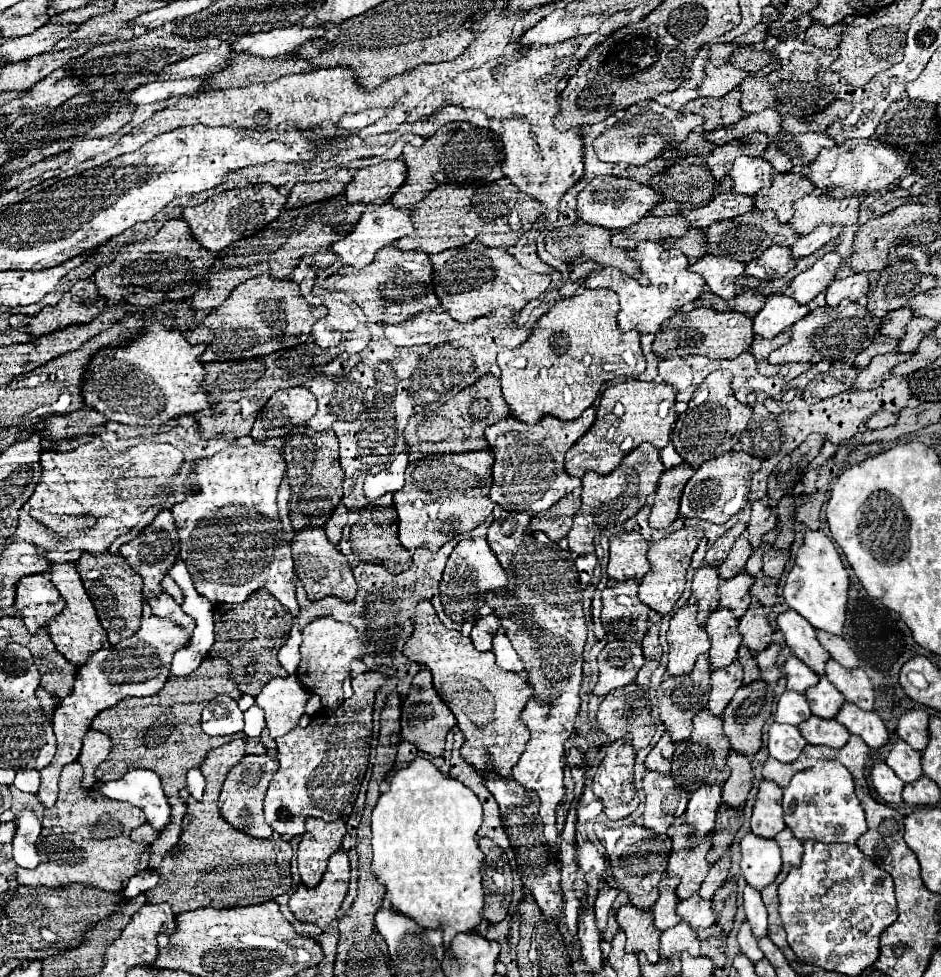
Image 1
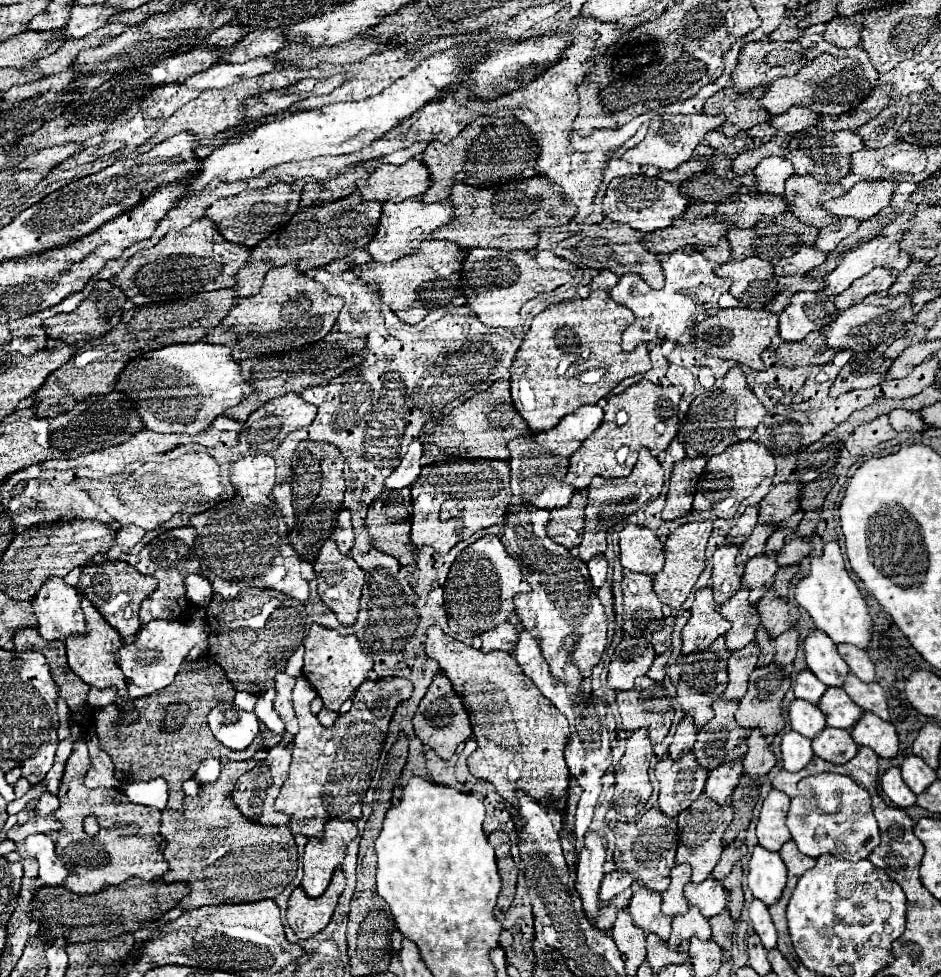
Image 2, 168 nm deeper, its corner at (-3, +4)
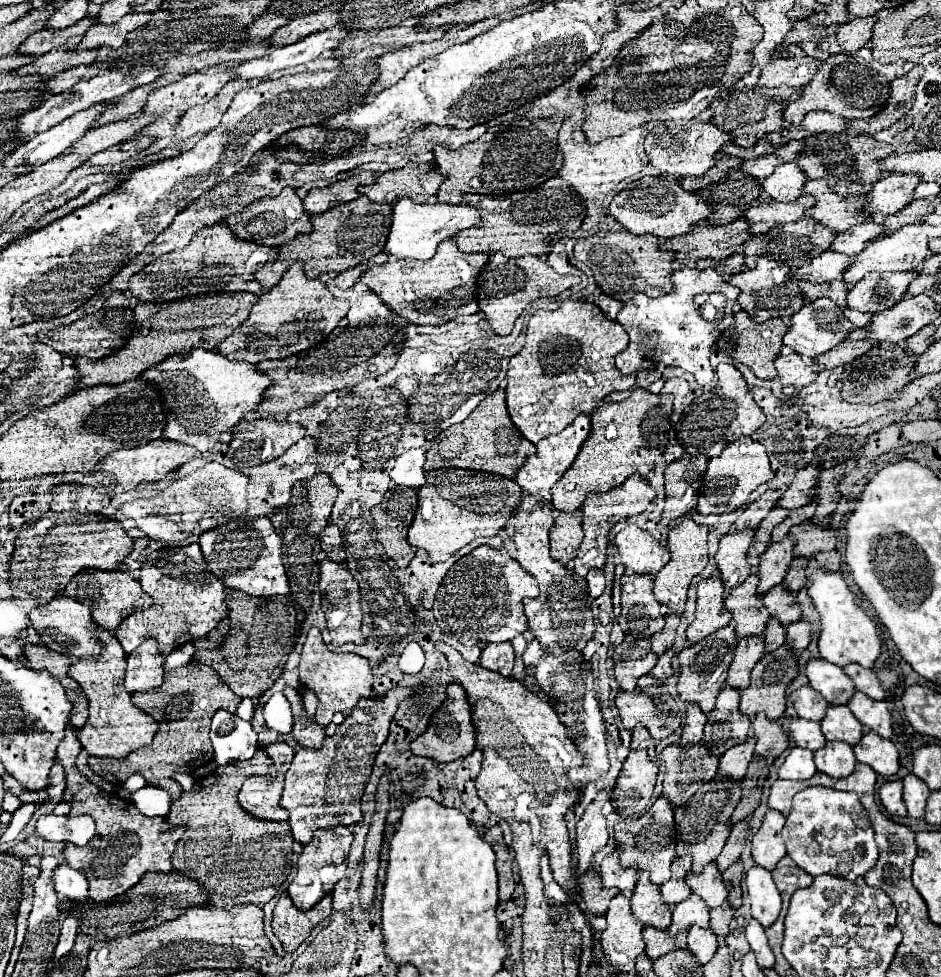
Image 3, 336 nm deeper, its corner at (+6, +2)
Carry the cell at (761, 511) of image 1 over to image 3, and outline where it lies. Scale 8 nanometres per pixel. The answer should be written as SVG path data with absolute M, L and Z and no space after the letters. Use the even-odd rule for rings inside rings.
M807 466L803 470L799 470L795 474L795 480L789 484L789 488L785 490L783 498L779 500L777 506L787 508L787 510L797 510L805 504L809 504L815 496L815 488L817 488L817 480L819 480L819 466Z

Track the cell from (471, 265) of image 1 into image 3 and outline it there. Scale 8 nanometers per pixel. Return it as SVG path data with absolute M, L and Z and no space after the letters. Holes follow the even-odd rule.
M501 252L491 254L489 264L479 274L477 280L477 300L481 312L487 316L493 332L497 336L511 334L515 320L521 316L521 312L527 308L527 304L539 300L539 298L551 298L559 296L571 286L577 286L579 278L575 276L563 276L557 274L543 258L537 256L523 256L523 258L507 258Z

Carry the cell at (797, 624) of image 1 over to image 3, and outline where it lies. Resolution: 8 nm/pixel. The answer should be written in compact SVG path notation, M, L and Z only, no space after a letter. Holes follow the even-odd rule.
M823 658L809 660L807 664L809 684L829 702L829 704L847 704L855 694L855 684L851 678L833 664L827 664Z

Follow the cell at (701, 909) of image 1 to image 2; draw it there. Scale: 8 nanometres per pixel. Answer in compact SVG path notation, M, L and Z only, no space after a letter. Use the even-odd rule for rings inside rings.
M706 878L702 884L686 884L684 896L688 906L700 908L706 918L720 914L726 908L726 890L722 882Z

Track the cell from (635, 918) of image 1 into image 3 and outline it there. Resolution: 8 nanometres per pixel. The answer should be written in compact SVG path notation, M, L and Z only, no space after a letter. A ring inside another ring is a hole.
M639 872L639 880L631 896L631 910L639 920L643 920L645 926L665 930L671 924L671 910L661 900L659 886L649 880L649 872Z

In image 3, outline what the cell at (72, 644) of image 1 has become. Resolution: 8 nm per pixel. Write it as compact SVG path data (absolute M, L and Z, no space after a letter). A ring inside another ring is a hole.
M99 630L99 640L103 640L105 646L103 656L99 656L99 660L77 660L69 668L69 676L81 684L89 700L89 720L79 730L79 742L89 752L89 756L125 758L133 750L151 746L151 740L159 730L159 724L149 714L139 710L131 700L131 692L125 690L123 680L127 656L121 644L105 630Z

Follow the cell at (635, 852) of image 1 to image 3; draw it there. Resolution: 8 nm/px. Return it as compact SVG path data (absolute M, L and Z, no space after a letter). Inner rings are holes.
M661 796L655 800L653 808L645 812L641 818L631 822L619 822L615 824L615 838L619 842L621 850L621 864L623 866L635 866L639 870L647 870L651 874L651 882L657 886L665 884L671 878L669 866L675 860L675 820L673 820L673 806L671 802Z

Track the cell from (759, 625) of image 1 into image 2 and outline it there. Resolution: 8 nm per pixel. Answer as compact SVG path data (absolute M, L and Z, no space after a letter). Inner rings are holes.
M768 590L760 598L756 608L760 614L760 624L766 628L770 638L780 636L788 628L792 628L796 624L796 620L800 618L798 608L792 606L790 602L786 602L784 598L780 598L774 590Z

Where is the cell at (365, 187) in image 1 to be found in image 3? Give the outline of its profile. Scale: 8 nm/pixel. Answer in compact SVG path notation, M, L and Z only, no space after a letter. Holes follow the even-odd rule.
M411 162L399 170L385 172L375 184L359 188L359 192L381 204L395 204L401 198L411 198L415 204L423 204L437 194L443 180L445 176L435 164Z

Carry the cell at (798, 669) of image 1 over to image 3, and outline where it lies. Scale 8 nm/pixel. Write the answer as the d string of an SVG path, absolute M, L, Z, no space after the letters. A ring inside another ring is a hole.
M801 686L799 690L795 690L791 694L791 700L801 718L815 720L815 722L823 720L827 706L829 706L827 700L823 696L819 696L819 692L815 692L811 686Z

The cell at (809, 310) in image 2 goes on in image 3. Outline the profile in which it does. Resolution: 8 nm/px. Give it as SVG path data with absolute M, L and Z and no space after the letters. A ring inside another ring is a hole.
M819 298L811 304L807 304L805 308L801 308L799 314L791 316L791 328L787 332L787 338L783 338L783 342L787 346L791 346L797 354L815 358L815 356L825 354L831 348L839 346L849 336L849 332L853 332L853 330L855 330L855 326L843 316L843 310L833 300Z

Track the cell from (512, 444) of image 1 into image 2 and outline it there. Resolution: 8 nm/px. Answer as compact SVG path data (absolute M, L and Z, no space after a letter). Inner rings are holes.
M580 406L576 412L564 416L554 428L532 434L532 436L518 436L508 444L510 450L510 490L512 496L520 496L526 504L536 508L560 508L570 502L574 494L572 486L564 486L564 476L568 472L570 456L580 448L582 440L586 440L602 422L602 408L594 406Z

